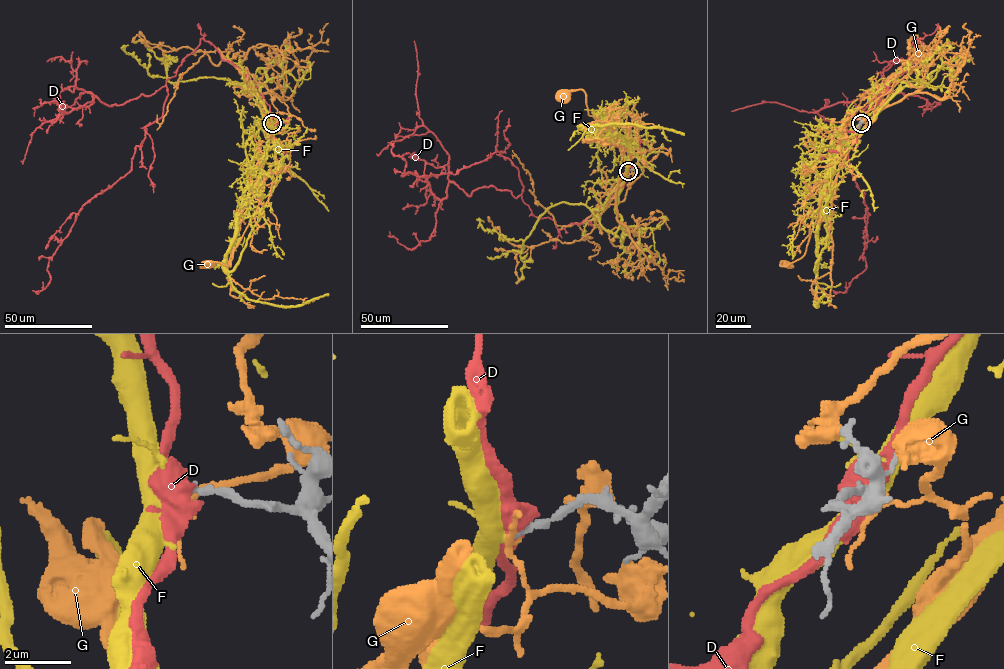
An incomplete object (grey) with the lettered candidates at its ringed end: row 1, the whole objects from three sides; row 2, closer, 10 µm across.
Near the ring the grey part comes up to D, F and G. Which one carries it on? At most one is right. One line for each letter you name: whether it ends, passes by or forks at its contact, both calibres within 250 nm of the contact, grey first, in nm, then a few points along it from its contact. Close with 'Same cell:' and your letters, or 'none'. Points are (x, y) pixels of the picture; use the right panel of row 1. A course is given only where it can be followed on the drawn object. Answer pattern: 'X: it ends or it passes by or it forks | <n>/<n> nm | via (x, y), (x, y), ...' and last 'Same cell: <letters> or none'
F: it passes by | 190/500 nm | via (861, 122), (836, 150), (855, 140), (902, 88), (923, 84), (892, 77), (931, 80), (912, 44)
Same cell: F

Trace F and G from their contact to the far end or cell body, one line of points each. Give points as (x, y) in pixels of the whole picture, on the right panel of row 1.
F: (861, 122), (836, 150), (855, 140), (902, 88), (923, 84), (892, 77), (931, 80), (912, 44)
G: (861, 123), (866, 124), (864, 129), (820, 201), (805, 253), (786, 266), (780, 264), (785, 264)

